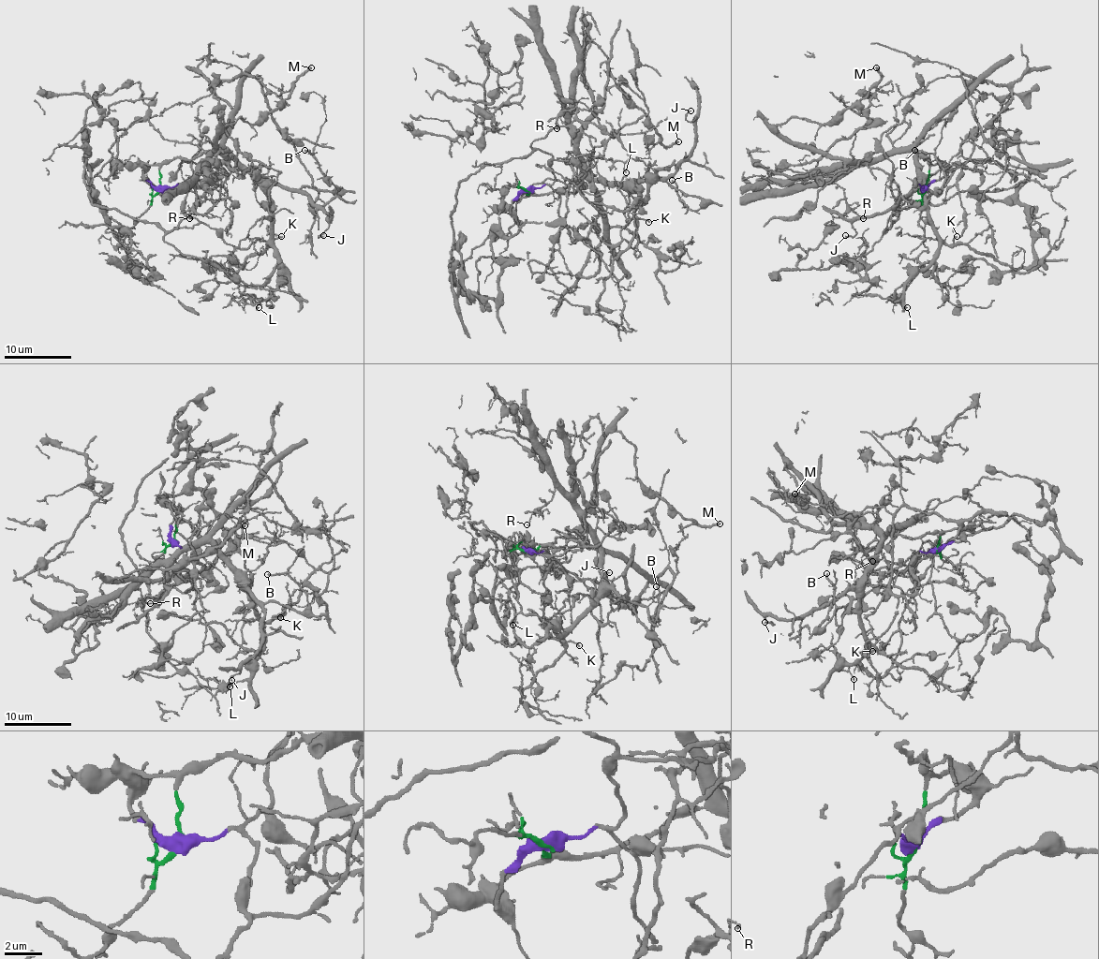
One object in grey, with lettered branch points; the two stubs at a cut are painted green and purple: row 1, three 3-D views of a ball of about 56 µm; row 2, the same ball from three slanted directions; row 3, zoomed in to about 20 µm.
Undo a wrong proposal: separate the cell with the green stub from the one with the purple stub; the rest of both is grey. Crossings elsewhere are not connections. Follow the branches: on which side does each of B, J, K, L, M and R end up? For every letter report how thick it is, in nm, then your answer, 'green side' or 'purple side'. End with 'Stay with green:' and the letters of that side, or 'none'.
B: calibre 160 nm; green side
J: calibre 130 nm; green side
K: calibre 170 nm; green side
L: calibre 160 nm; green side
M: calibre 280 nm; green side
R: calibre 100 nm; green side
Stay with green: B, J, K, L, M, R

